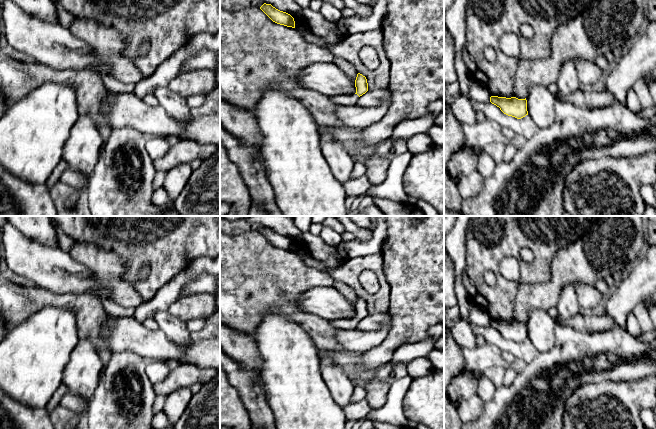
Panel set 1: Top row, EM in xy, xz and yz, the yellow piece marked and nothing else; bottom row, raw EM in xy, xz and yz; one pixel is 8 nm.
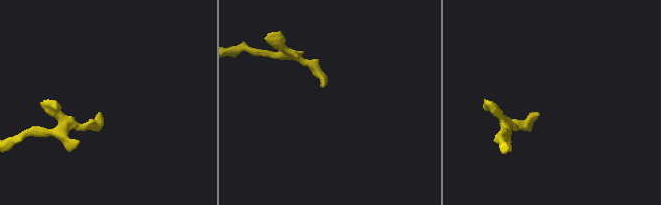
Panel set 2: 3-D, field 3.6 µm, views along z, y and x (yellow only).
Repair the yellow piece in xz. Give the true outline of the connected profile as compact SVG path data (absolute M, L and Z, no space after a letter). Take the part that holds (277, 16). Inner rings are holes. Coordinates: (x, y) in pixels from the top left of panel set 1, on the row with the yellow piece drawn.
M264 3L260 9L275 23L284 25L287 27L295 28L294 18L283 11L280 11L273 7L271 4Z

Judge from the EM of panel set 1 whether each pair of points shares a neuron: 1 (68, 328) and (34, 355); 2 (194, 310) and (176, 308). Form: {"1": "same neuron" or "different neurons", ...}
{"1": "same neuron", "2": "same neuron"}

